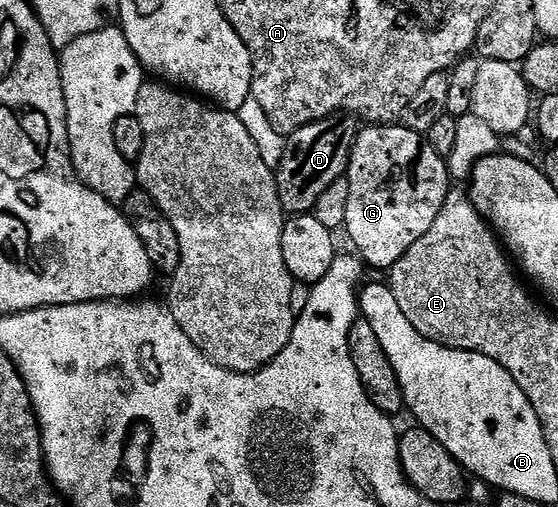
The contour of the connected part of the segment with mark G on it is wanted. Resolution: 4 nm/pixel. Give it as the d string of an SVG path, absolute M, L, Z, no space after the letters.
M368 125L357 134L348 158L346 178L350 185L350 202L346 205L343 230L352 238L355 254L369 268L391 269L404 256L406 249L434 225L434 217L444 204L450 190L450 176L446 159L427 142L425 136L403 125Z

